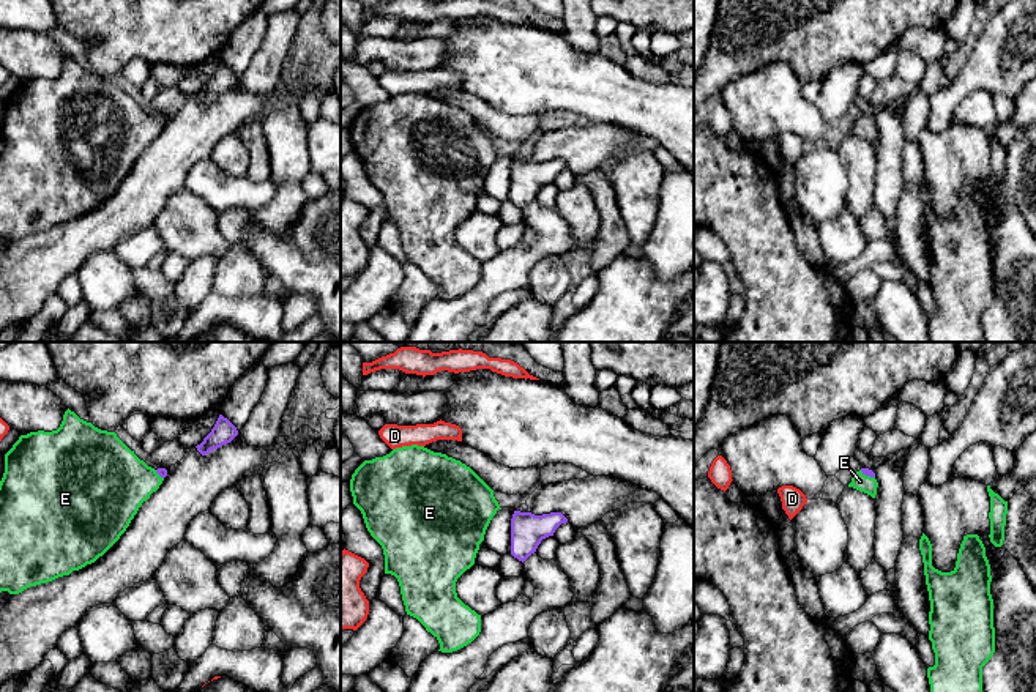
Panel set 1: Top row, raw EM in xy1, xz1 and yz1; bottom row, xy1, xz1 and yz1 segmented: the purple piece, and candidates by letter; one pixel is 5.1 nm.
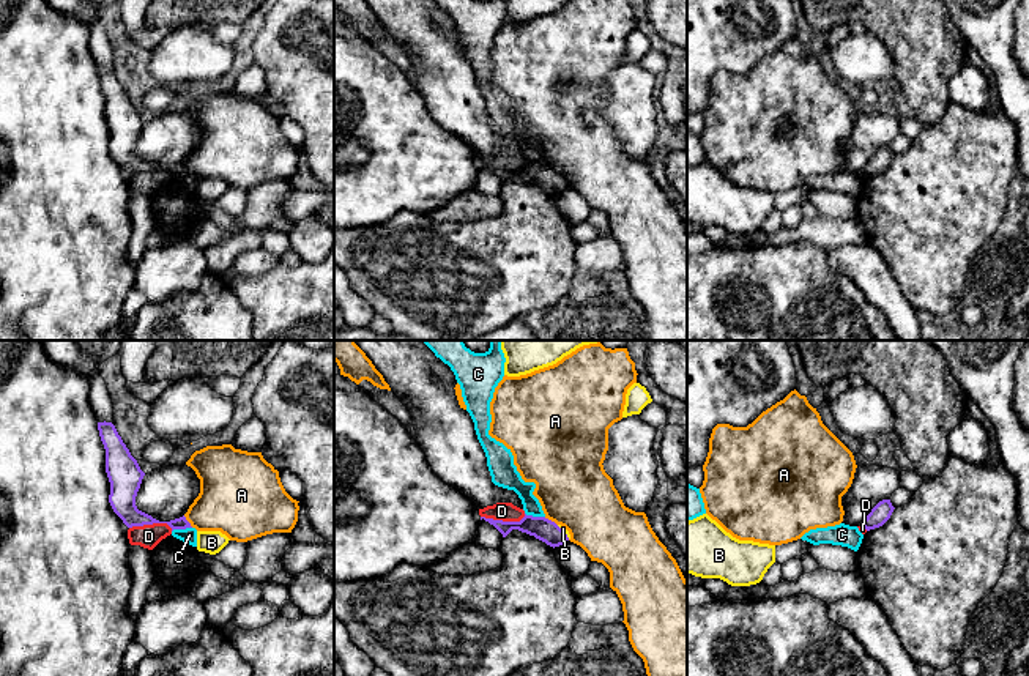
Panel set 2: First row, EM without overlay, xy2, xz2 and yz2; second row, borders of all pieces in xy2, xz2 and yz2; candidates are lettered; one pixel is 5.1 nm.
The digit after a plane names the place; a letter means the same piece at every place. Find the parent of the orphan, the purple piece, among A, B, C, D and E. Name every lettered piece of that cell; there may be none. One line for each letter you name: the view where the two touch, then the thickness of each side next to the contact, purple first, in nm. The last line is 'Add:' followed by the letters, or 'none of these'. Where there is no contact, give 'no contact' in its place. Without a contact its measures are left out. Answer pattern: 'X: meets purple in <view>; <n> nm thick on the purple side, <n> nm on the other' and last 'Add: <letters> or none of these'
E: meets purple in yz1; 40 nm thick on the purple side, 90 nm on the other
Add: E

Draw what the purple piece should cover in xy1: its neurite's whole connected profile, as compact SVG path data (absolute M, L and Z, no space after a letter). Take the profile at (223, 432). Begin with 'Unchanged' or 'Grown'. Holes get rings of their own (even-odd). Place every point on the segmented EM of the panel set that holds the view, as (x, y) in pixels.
Unchanged. M219 415L211 432L197 445L197 451L202 456L210 454L213 449L221 448L222 445L230 443L238 435L237 427L222 415Z

